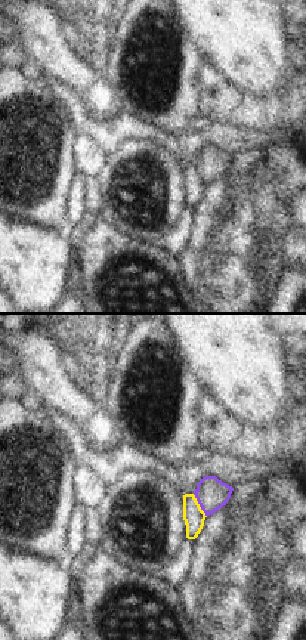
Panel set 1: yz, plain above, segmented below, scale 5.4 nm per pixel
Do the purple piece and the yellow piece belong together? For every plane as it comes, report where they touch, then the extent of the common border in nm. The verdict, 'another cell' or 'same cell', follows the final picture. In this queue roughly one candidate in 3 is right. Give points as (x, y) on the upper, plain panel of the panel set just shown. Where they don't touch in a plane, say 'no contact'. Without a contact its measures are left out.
(200, 175) | 150 nm

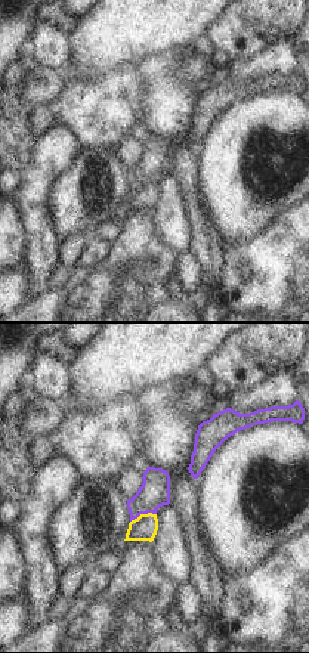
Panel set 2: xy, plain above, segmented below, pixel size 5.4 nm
(142, 182) | 150 nm

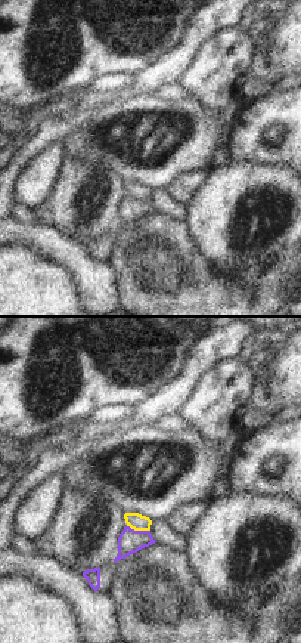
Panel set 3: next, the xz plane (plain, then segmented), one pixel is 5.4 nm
(139, 200) | 130 nm

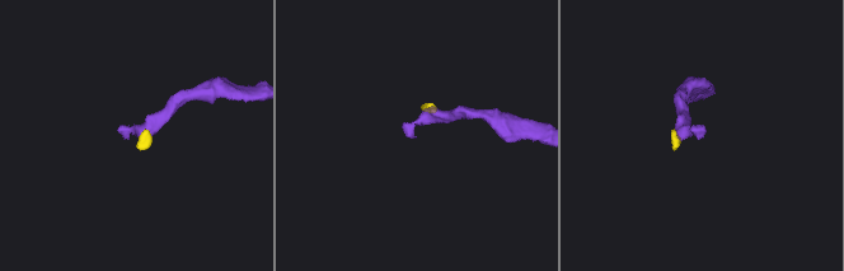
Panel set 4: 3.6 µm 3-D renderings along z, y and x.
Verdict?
another cell

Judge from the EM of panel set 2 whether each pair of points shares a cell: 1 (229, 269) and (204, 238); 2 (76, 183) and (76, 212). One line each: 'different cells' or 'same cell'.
1: different cells
2: same cell

